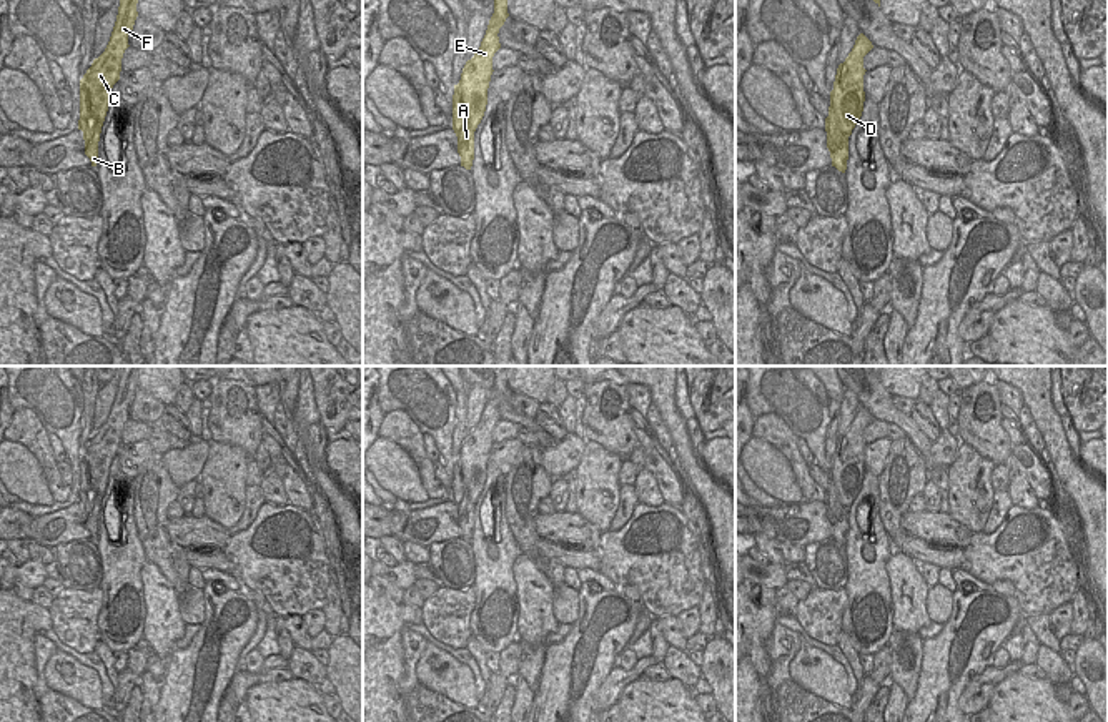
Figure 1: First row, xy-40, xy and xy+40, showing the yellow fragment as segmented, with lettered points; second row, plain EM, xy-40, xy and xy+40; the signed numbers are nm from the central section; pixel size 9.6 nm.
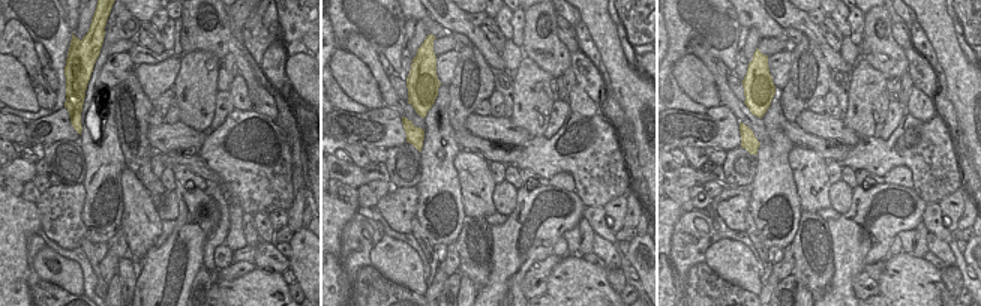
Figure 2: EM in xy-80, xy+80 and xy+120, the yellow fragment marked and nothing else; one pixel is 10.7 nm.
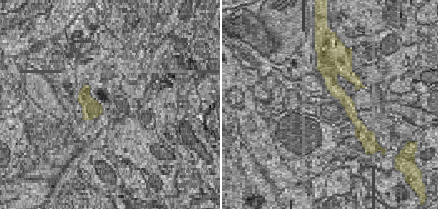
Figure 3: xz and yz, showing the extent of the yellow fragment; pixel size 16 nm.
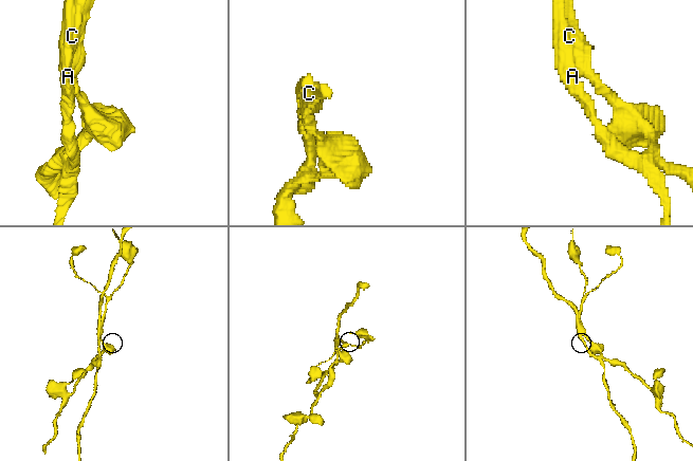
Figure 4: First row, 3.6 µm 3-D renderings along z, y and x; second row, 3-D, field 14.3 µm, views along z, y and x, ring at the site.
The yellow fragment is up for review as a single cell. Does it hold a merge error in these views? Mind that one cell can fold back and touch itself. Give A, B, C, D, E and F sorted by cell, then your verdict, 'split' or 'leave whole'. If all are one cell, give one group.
A B / C D E F | split

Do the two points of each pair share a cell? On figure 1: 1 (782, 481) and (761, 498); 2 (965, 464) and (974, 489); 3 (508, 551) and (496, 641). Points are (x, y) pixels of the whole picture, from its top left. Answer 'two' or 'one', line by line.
1: two
2: one
3: one

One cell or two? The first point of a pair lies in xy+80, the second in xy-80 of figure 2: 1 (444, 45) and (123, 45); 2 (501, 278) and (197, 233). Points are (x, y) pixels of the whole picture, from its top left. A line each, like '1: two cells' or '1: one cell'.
1: one cell
2: one cell

